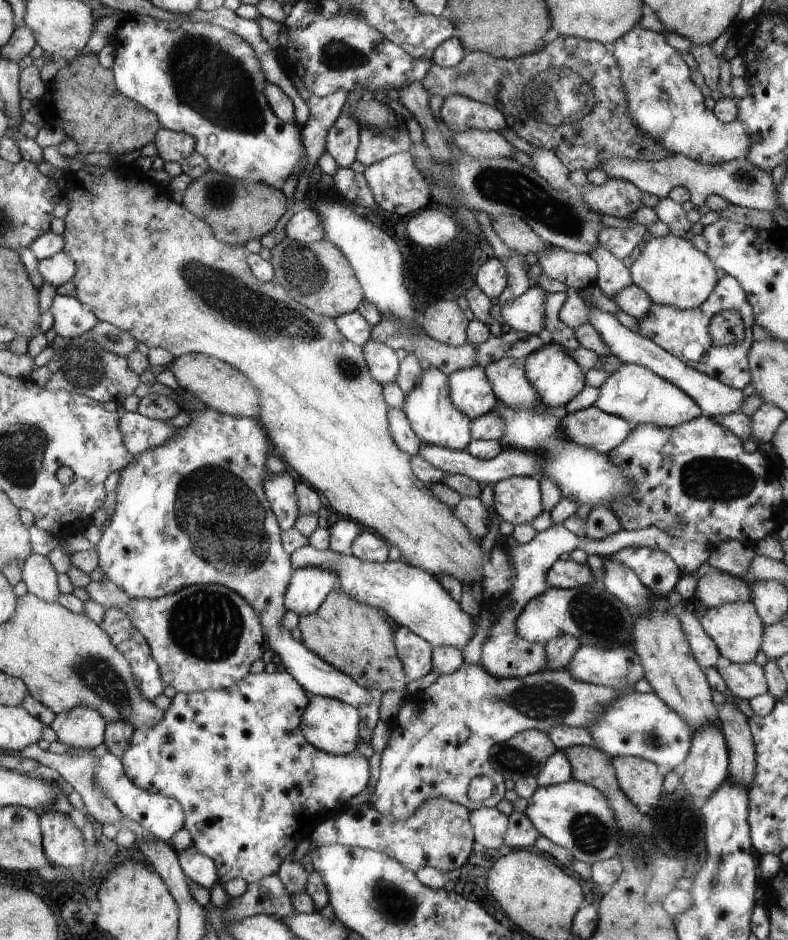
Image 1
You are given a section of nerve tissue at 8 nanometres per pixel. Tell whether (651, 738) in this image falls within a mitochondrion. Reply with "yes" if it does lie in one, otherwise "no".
yes

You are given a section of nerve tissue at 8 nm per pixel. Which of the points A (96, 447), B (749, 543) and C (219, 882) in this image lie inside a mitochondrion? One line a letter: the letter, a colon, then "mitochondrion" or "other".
A: other
B: other
C: other

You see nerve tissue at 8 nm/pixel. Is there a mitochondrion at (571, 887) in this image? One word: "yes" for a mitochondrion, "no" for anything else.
no

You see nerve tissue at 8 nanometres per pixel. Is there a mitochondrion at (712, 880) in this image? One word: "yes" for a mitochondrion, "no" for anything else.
yes

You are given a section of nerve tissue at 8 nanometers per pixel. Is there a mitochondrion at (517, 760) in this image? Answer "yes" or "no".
yes

